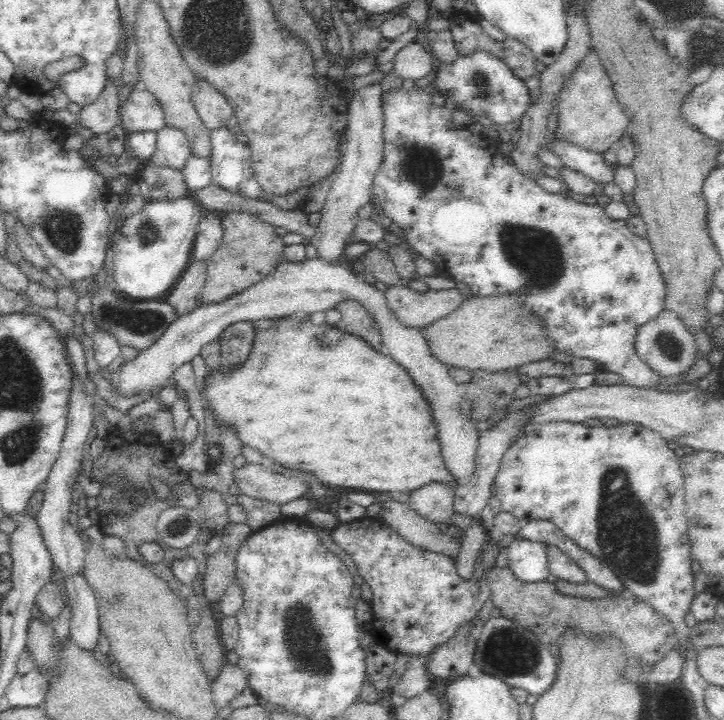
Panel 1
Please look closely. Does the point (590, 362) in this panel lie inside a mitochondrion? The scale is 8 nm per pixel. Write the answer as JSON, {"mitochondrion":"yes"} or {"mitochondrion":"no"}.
{"mitochondrion":"no"}

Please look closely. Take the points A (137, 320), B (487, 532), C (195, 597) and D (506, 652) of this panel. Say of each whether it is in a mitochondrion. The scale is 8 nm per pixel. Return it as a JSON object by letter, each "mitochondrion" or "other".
{"A":"mitochondrion","B":"other","C":"other","D":"mitochondrion"}

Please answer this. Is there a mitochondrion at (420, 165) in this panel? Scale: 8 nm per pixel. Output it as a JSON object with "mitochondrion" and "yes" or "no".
{"mitochondrion":"yes"}

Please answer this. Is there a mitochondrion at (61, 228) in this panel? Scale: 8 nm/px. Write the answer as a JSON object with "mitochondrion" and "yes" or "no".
{"mitochondrion":"yes"}

